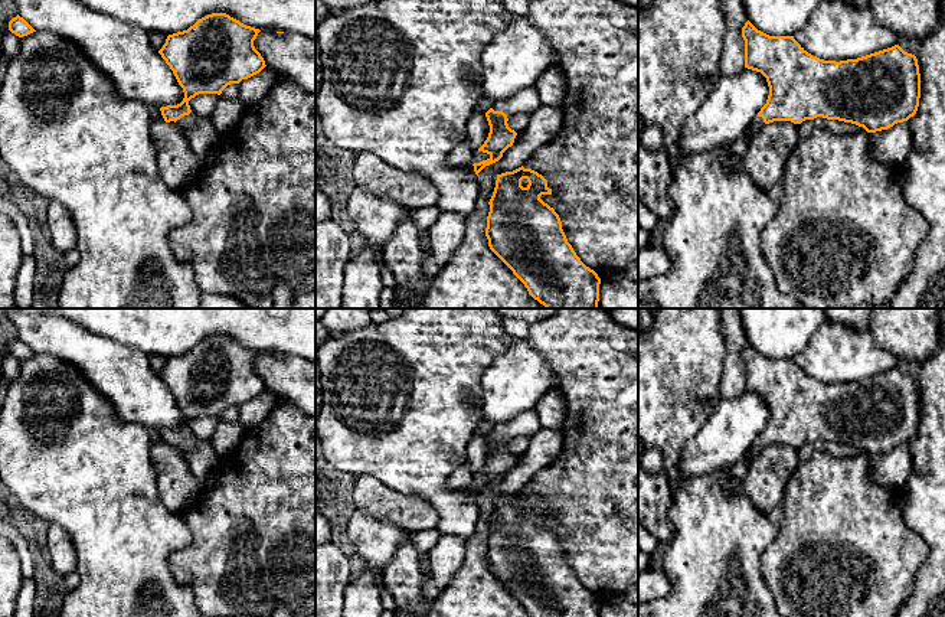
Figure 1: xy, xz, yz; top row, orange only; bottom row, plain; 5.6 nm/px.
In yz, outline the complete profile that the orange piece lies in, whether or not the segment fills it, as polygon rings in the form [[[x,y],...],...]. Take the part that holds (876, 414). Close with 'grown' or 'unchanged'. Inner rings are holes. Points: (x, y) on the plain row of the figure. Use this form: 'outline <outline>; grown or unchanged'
outline [[[749,343],[742,350],[745,363],[745,391],[761,395],[768,405],[766,427],[749,450],[749,464],[765,448],[774,444],[801,447],[805,443],[823,440],[863,450],[867,456],[887,453],[897,445],[908,444],[919,430],[921,396],[915,378],[905,375],[899,368],[847,383],[824,383],[808,376],[794,359],[769,359],[758,353]]]; grown

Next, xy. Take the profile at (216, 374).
outline [[[212,336],[187,353],[169,358],[158,373],[184,415],[180,427],[161,430],[161,438],[166,445],[187,456],[200,493],[215,486],[213,473],[222,457],[213,451],[209,440],[196,440],[189,424],[199,417],[220,418],[228,408],[259,396],[267,389],[254,369],[259,355],[226,336]]]; grown

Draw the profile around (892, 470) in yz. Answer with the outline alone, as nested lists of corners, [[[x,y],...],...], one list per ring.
[[[908,444],[876,456],[869,456],[869,476],[889,490],[905,490],[912,473],[912,454]]]

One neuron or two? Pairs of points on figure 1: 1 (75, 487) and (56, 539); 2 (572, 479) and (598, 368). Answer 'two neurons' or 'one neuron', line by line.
1: two neurons
2: one neuron

